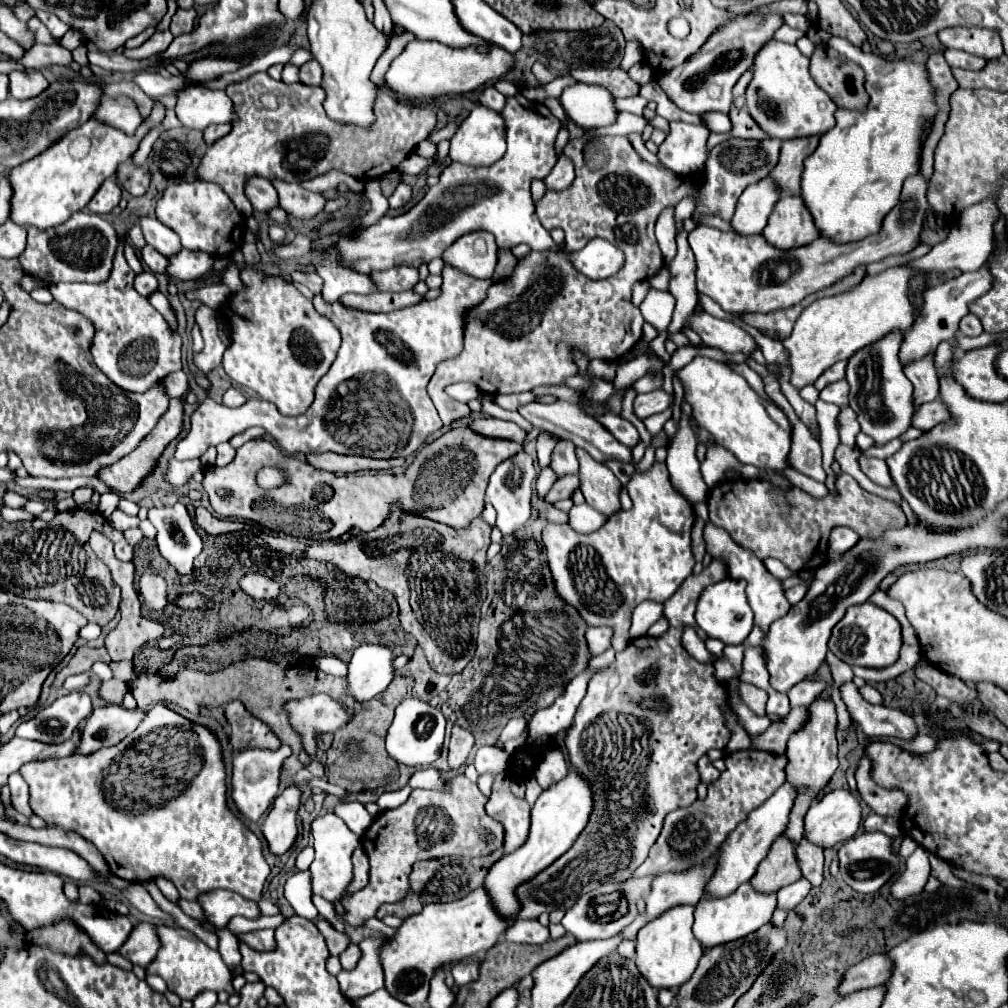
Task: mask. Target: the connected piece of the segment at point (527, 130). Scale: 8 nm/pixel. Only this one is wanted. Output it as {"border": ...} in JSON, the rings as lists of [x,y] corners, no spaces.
{"border":[[[516,97],[506,99],[500,115],[506,123],[508,143],[502,159],[488,167],[450,163],[440,173],[438,185],[430,187],[422,201],[410,211],[396,217],[384,215],[378,223],[360,231],[344,231],[332,245],[338,249],[338,263],[346,269],[368,275],[402,265],[418,269],[422,263],[442,257],[452,241],[478,229],[490,231],[502,249],[510,249],[516,243],[526,243],[532,249],[558,249],[536,217],[530,183],[534,179],[544,179],[558,161],[554,143],[560,121],[552,113],[542,115],[524,107]]]}

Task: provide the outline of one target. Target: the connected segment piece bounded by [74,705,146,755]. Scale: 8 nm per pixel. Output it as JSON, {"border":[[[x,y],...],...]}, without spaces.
{"border":[[[106,705],[92,711],[84,729],[80,731],[80,743],[74,755],[90,755],[102,747],[112,747],[120,743],[128,733],[132,733],[146,713],[142,709],[128,711],[120,705]]]}

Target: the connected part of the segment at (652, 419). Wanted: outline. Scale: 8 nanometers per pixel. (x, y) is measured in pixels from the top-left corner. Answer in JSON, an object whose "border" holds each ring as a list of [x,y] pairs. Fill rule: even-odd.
{"border":[[[674,403],[671,404],[665,411],[652,415],[643,421],[650,433],[657,434],[663,429],[664,424],[672,418],[673,405]]]}

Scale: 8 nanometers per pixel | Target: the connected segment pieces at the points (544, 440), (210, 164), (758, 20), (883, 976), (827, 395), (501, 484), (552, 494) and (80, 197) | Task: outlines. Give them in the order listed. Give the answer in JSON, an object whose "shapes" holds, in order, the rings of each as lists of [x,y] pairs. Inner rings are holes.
{"shapes":[[[[538,437],[536,451],[538,451],[538,465],[540,465],[540,469],[548,467],[548,463],[550,463],[550,453],[552,453],[554,447],[556,447],[556,443],[554,443],[552,439],[548,439],[548,437]]],[[[256,73],[242,83],[228,85],[226,95],[234,103],[236,123],[228,135],[208,147],[196,175],[200,181],[218,183],[244,217],[252,217],[254,213],[244,193],[252,177],[302,183],[332,169],[360,181],[384,177],[384,173],[396,169],[436,125],[434,109],[404,103],[392,93],[382,91],[376,99],[376,125],[372,125],[372,129],[348,129],[326,117],[322,107],[324,89],[304,83],[286,85],[274,81],[268,73]]],[[[768,15],[768,17],[738,17],[736,21],[724,25],[724,29],[718,29],[702,47],[698,53],[694,53],[684,67],[672,69],[666,75],[658,77],[660,87],[666,91],[668,99],[680,107],[686,113],[700,115],[709,111],[729,113],[734,97],[732,89],[740,75],[752,67],[758,51],[764,43],[772,39],[772,33],[782,25],[780,17]]],[[[872,955],[846,969],[840,985],[836,987],[836,993],[838,997],[846,997],[862,989],[884,985],[886,979],[888,979],[888,959],[884,955]]],[[[846,379],[836,381],[832,385],[826,385],[820,391],[820,399],[826,403],[834,403],[838,407],[846,407],[848,405],[848,383],[846,383]]],[[[518,453],[516,457],[500,463],[496,471],[490,477],[490,485],[486,489],[486,499],[494,505],[498,517],[496,517],[496,527],[502,531],[504,537],[510,537],[518,531],[520,523],[526,523],[530,517],[530,499],[532,499],[532,485],[536,481],[536,469],[532,463],[532,457],[528,453]]],[[[568,475],[568,477],[562,477],[558,479],[552,489],[548,491],[546,495],[546,501],[548,503],[556,503],[556,501],[562,501],[562,499],[570,499],[572,493],[578,489],[578,475]]],[[[156,103],[152,115],[142,123],[134,137],[90,119],[78,129],[72,129],[72,133],[62,137],[56,145],[50,145],[48,151],[40,153],[40,157],[10,169],[10,221],[16,225],[34,225],[36,229],[50,229],[66,223],[72,213],[82,211],[90,203],[90,197],[100,189],[100,185],[112,177],[116,167],[138,149],[140,139],[148,133],[150,127],[158,127],[162,117],[164,107]]]]}

